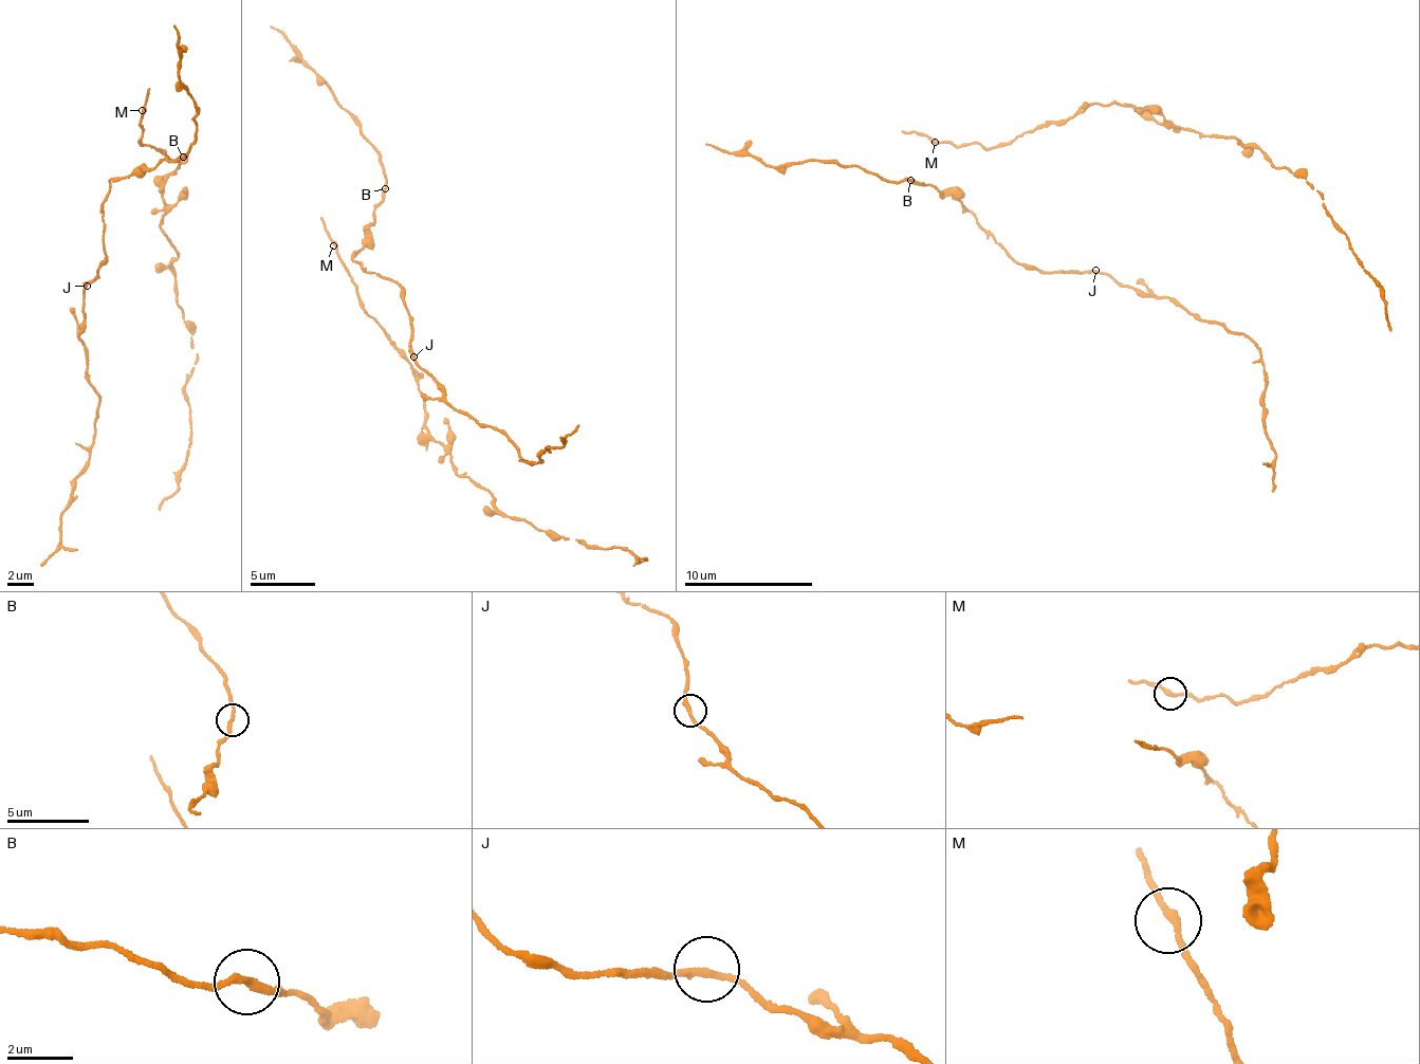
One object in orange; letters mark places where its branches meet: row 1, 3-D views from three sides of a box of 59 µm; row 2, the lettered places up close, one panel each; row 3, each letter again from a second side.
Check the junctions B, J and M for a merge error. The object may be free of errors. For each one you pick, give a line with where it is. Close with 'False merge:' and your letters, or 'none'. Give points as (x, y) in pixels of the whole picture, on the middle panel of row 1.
B: Place: (385, 188)
False merge: B

